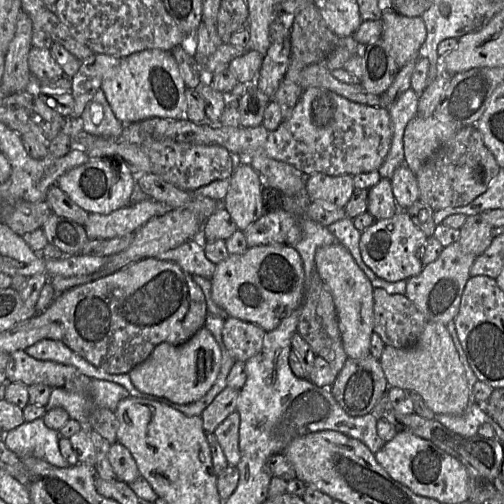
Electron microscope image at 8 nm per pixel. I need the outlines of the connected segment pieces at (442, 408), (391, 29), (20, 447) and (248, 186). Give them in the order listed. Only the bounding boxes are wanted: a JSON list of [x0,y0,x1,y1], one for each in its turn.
[[379,322,469,415],[381,4,427,69],[3,418,71,468],[222,164,264,231]]

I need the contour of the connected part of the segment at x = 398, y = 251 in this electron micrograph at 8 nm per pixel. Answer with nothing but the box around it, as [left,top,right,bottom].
[360,210,426,282]

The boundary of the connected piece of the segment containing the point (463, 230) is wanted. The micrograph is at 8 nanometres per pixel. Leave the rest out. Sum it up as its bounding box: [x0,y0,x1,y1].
[459,214,496,257]

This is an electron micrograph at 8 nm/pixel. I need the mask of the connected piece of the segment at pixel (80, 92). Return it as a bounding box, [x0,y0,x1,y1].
[67,54,121,118]

